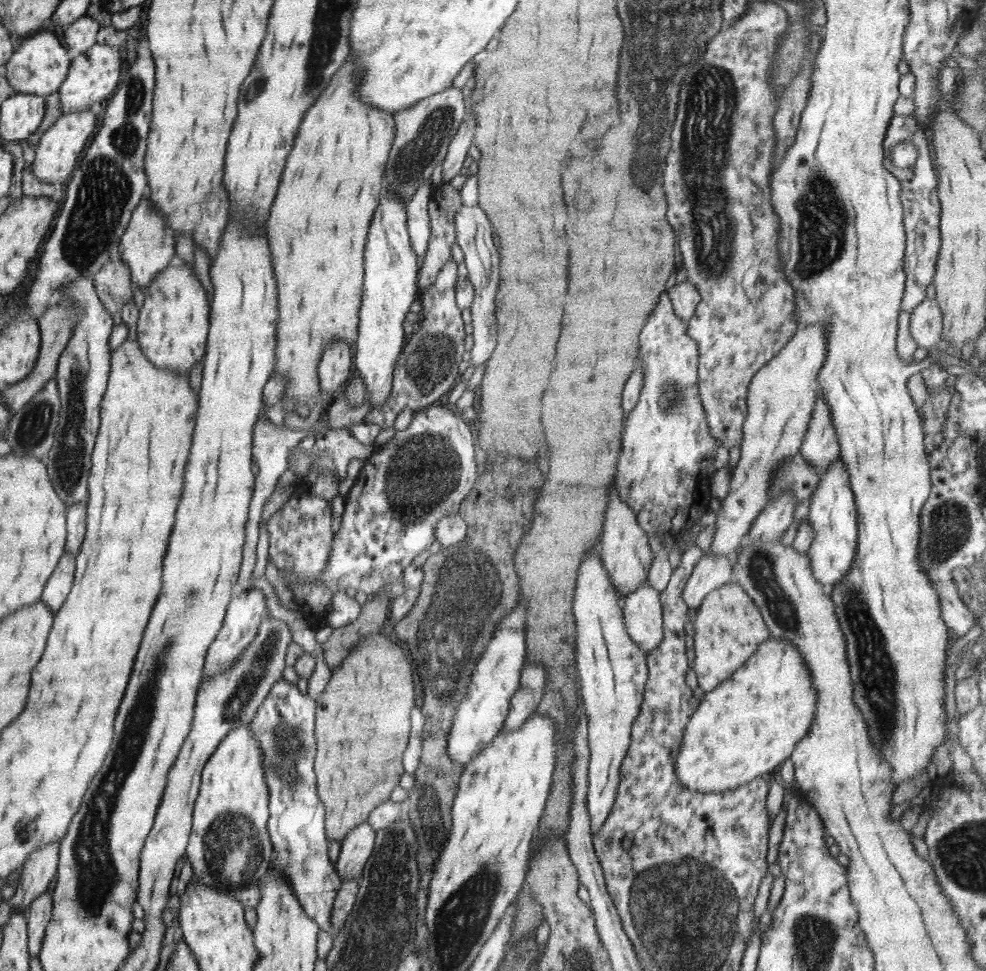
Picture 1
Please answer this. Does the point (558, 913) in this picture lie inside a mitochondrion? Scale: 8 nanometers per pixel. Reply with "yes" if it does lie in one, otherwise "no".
no

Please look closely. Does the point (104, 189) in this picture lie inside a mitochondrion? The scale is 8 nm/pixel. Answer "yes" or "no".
yes

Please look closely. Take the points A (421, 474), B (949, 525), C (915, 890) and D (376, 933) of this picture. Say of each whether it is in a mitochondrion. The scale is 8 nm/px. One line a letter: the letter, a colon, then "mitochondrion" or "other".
A: mitochondrion
B: mitochondrion
C: other
D: mitochondrion

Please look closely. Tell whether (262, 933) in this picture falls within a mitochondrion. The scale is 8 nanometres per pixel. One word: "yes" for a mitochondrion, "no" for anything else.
no

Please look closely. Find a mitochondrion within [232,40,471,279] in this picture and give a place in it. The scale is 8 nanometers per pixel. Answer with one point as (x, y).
(410, 163)

